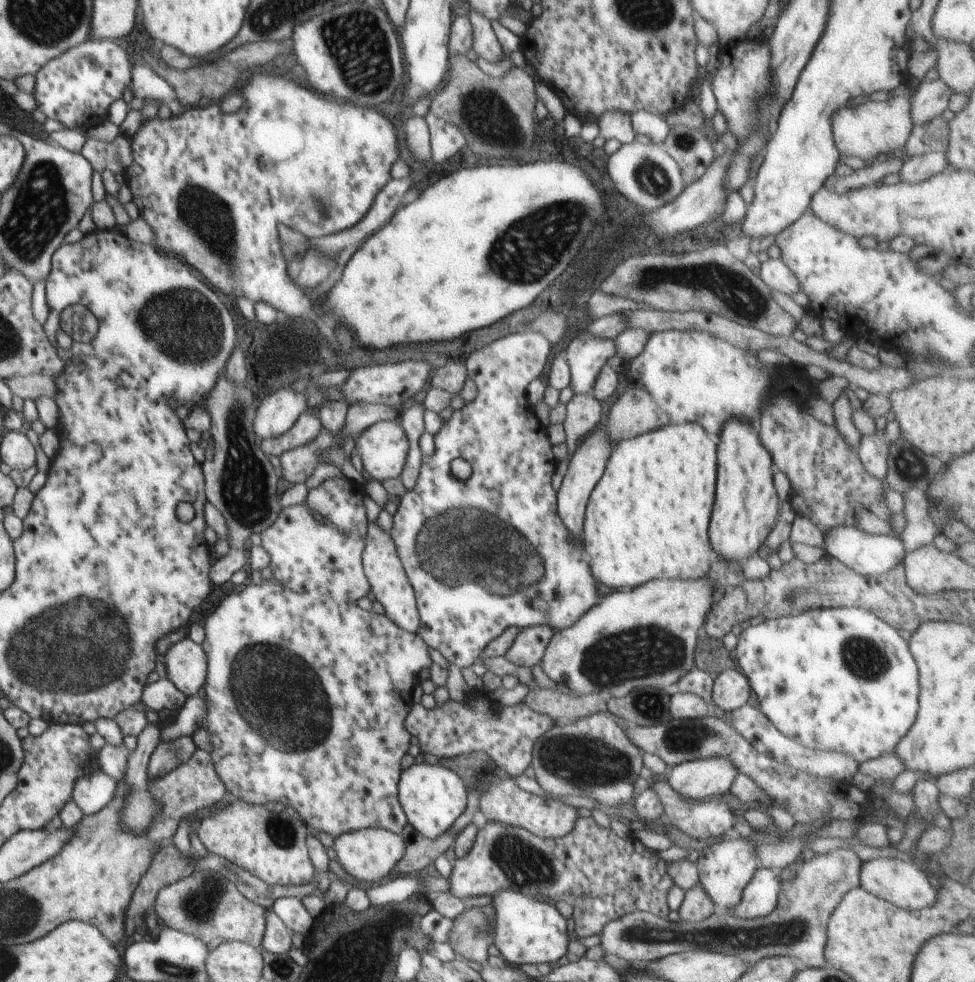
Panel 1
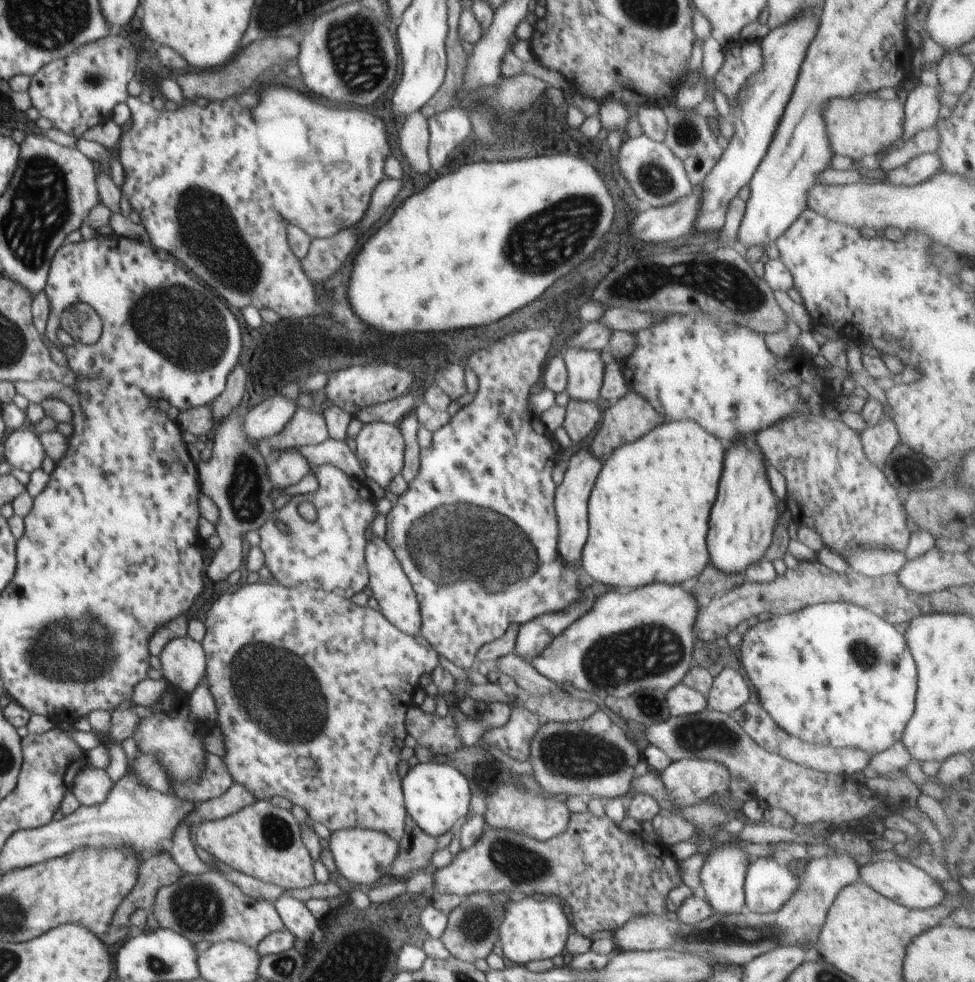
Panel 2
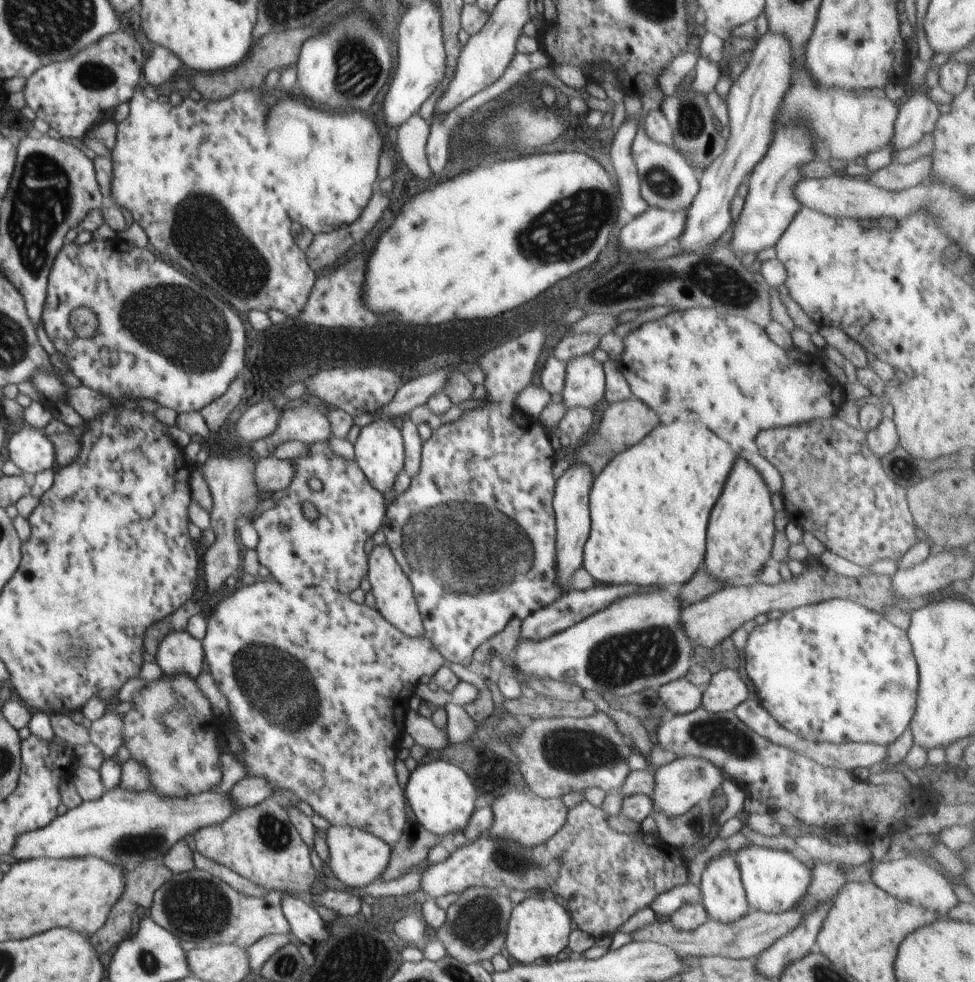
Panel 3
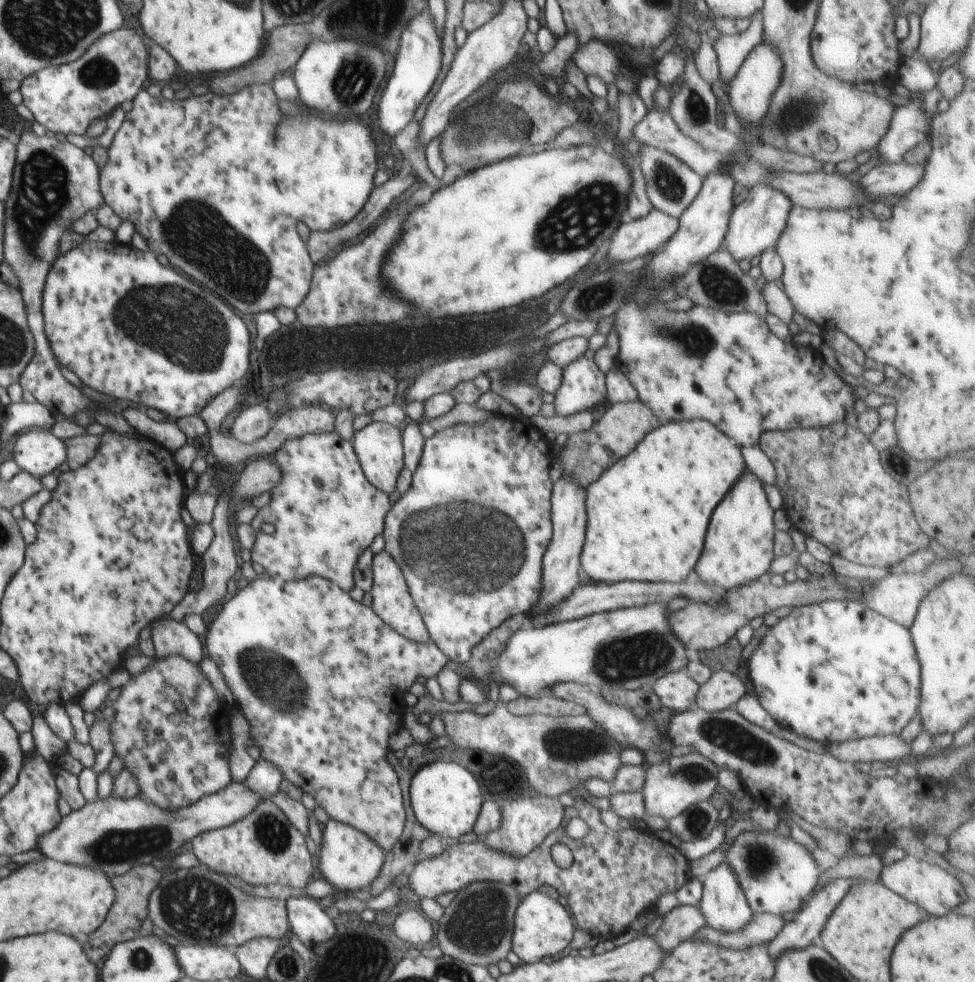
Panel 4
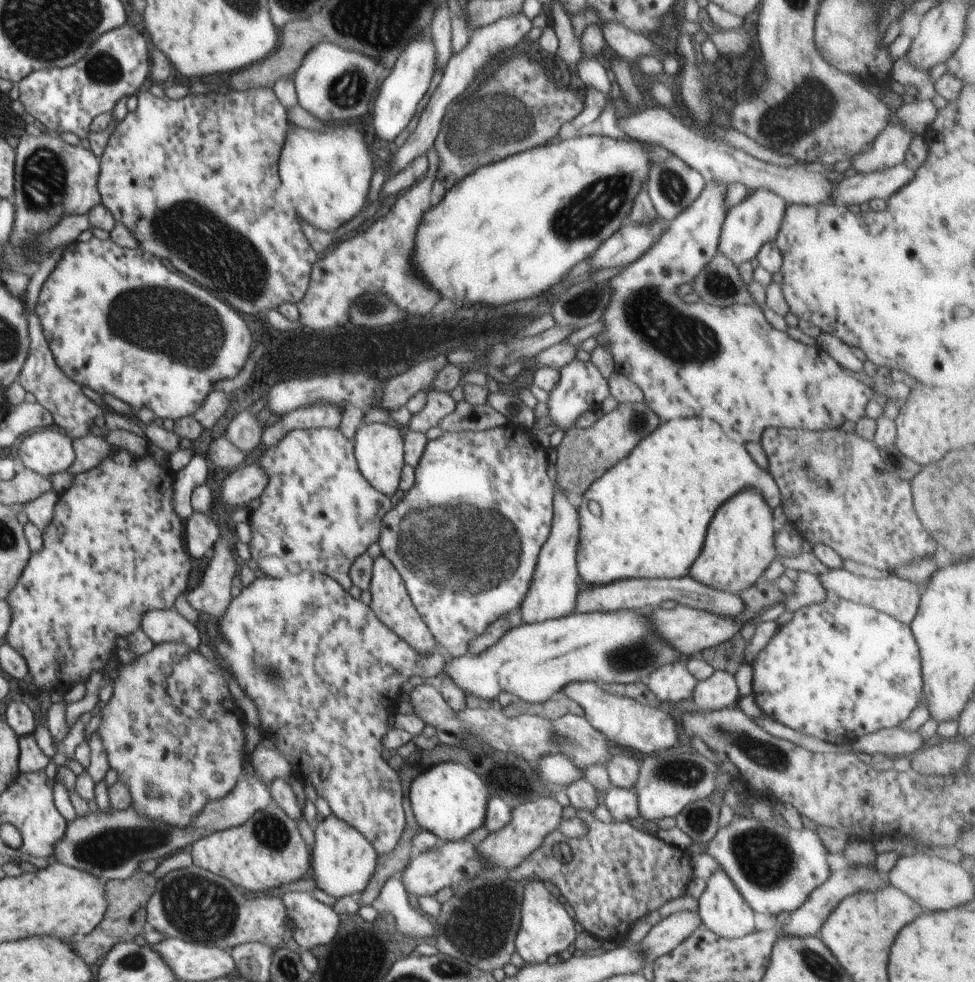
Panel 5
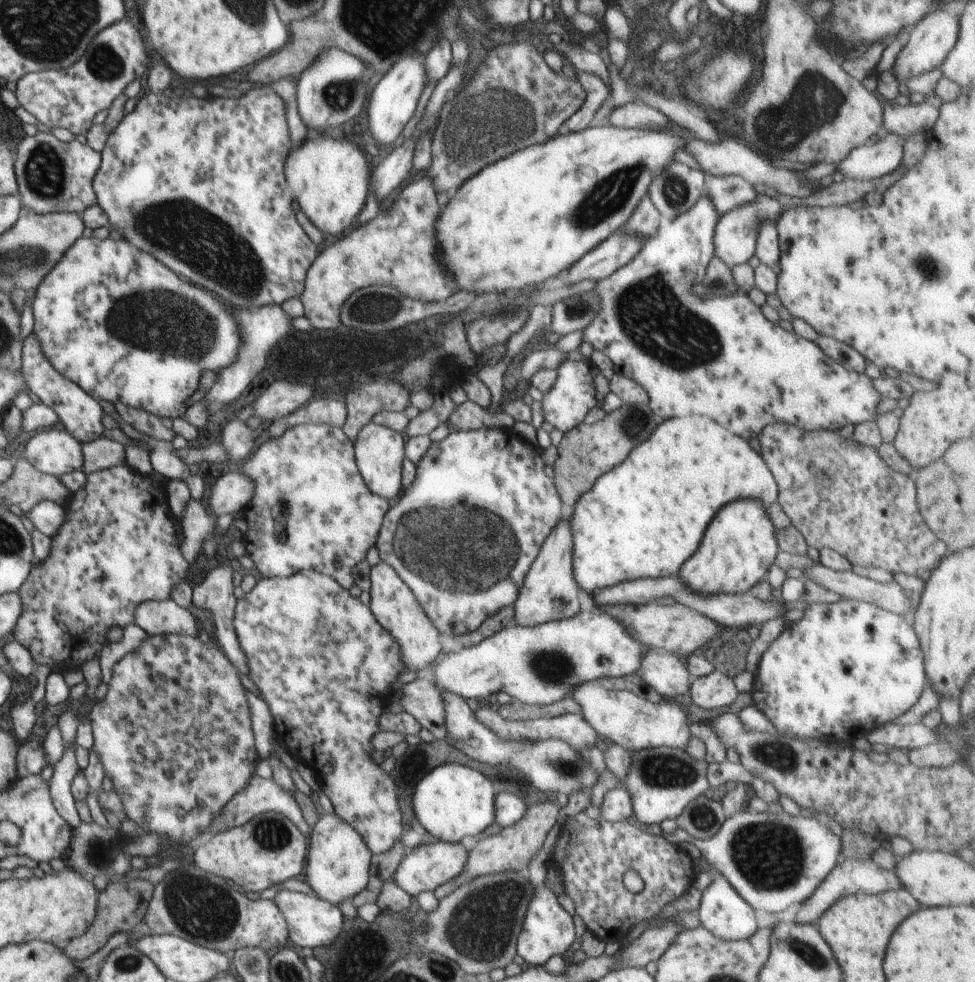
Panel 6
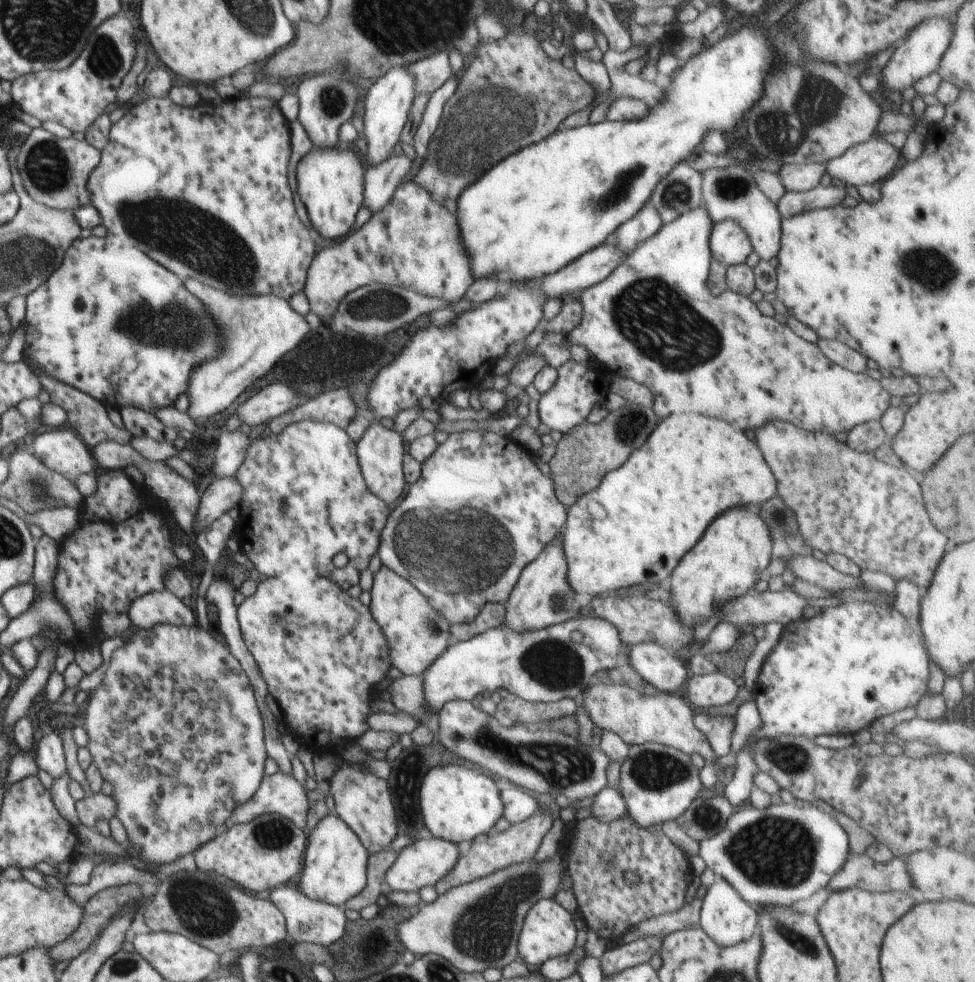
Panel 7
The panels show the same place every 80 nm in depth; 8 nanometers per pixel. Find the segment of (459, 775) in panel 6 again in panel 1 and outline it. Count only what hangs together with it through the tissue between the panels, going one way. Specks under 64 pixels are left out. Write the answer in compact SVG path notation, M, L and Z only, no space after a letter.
M413 764L401 772L398 784L398 799L404 810L407 823L412 824L420 835L439 838L464 814L468 804L468 789L452 770L438 764Z

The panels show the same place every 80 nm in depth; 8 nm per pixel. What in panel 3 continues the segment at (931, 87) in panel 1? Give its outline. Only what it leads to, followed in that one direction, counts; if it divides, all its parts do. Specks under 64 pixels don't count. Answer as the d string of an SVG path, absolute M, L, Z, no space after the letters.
M927 89L917 90L899 106L891 140L894 149L908 148L926 133L932 133L940 115L938 106L927 95Z

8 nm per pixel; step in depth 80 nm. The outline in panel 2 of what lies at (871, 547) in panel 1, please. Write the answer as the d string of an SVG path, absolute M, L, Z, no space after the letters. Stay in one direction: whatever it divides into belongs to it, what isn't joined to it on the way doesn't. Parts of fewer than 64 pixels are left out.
M858 547L853 551L844 551L842 557L854 571L869 577L898 573L907 561L905 551L891 551L886 547L872 547L867 551Z

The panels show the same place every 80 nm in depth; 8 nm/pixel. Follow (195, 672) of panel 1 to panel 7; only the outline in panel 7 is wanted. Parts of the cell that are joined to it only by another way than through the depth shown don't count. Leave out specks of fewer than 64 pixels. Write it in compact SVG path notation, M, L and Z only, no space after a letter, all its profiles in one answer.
M166 588L133 601L128 617L131 625L135 625L139 630L149 630L160 624L183 625L184 627L192 627L197 624L194 608L186 607Z

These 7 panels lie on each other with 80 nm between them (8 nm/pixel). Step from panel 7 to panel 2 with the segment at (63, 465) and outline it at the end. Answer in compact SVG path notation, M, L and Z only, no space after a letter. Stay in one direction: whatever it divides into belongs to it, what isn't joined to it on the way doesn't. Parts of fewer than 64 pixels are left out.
M30 425L14 430L3 443L4 456L13 468L29 474L41 468L45 450Z

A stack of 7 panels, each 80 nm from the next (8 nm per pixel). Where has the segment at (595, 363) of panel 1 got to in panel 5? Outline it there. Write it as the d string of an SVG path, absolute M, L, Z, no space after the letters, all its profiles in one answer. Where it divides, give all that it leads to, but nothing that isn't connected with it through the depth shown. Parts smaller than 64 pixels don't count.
M575 359L559 371L558 384L548 399L548 418L557 430L572 430L578 419L590 408L594 401L594 382L583 362Z

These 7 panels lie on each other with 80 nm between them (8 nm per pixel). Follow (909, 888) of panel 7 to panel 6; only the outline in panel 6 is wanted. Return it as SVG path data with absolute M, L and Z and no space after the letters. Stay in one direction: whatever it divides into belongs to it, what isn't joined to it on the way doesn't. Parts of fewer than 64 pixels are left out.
M871 859L867 860L845 860L843 864L837 865L830 875L814 890L814 894L804 902L804 906L798 910L794 921L798 924L817 925L818 918L838 900L850 894L865 893L866 895L880 895L888 891L902 889L902 882L896 876L896 868L884 870Z

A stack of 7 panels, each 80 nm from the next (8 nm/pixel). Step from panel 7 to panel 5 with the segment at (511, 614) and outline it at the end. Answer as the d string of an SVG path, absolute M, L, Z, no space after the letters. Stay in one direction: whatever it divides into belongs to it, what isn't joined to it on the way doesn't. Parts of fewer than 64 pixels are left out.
M556 484L554 499L554 520L548 540L540 550L532 582L528 594L520 604L520 613L523 623L542 623L549 619L558 619L570 616L576 610L581 578L577 570L577 547L580 537L578 510L570 504L567 495Z

